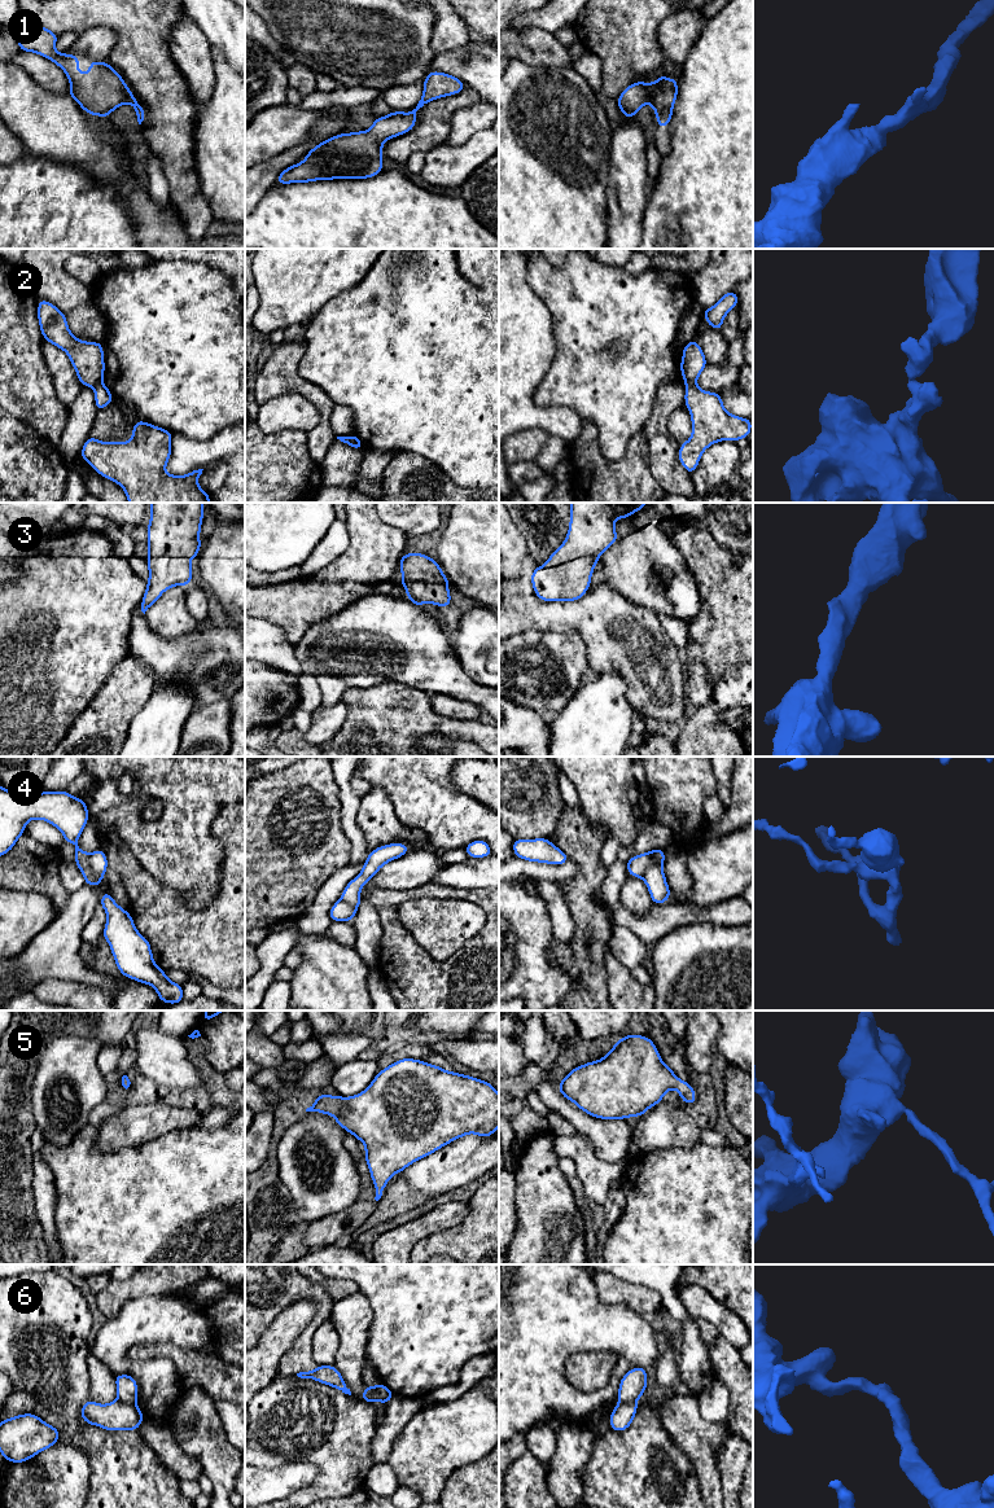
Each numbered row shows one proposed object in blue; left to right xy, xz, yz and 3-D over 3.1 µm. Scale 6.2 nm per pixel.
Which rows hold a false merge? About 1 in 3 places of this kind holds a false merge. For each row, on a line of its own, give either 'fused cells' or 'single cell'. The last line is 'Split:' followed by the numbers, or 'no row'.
1: single cell
2: fused cells
3: single cell
4: fused cells
5: single cell
6: fused cells
Split: 2, 4, 6

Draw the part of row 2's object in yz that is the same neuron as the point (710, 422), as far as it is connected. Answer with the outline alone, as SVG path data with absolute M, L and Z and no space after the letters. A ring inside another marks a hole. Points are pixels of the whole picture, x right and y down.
M696 383L686 385L684 399L691 413L692 435L680 444L678 456L683 468L692 474L711 444L748 438L752 420L731 415L724 409L721 394L704 391Z

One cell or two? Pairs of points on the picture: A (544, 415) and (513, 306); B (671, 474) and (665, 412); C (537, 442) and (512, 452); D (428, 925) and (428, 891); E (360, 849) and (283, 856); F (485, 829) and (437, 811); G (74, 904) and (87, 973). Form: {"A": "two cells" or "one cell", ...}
{"A": "one cell", "B": "one cell", "C": "one cell", "D": "two cells", "E": "two cells", "F": "one cell", "G": "one cell"}

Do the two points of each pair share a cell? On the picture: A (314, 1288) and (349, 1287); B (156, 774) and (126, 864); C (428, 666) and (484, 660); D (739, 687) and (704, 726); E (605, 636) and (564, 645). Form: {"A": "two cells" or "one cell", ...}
{"A": "two cells", "B": "two cells", "C": "two cells", "D": "one cell", "E": "two cells"}

